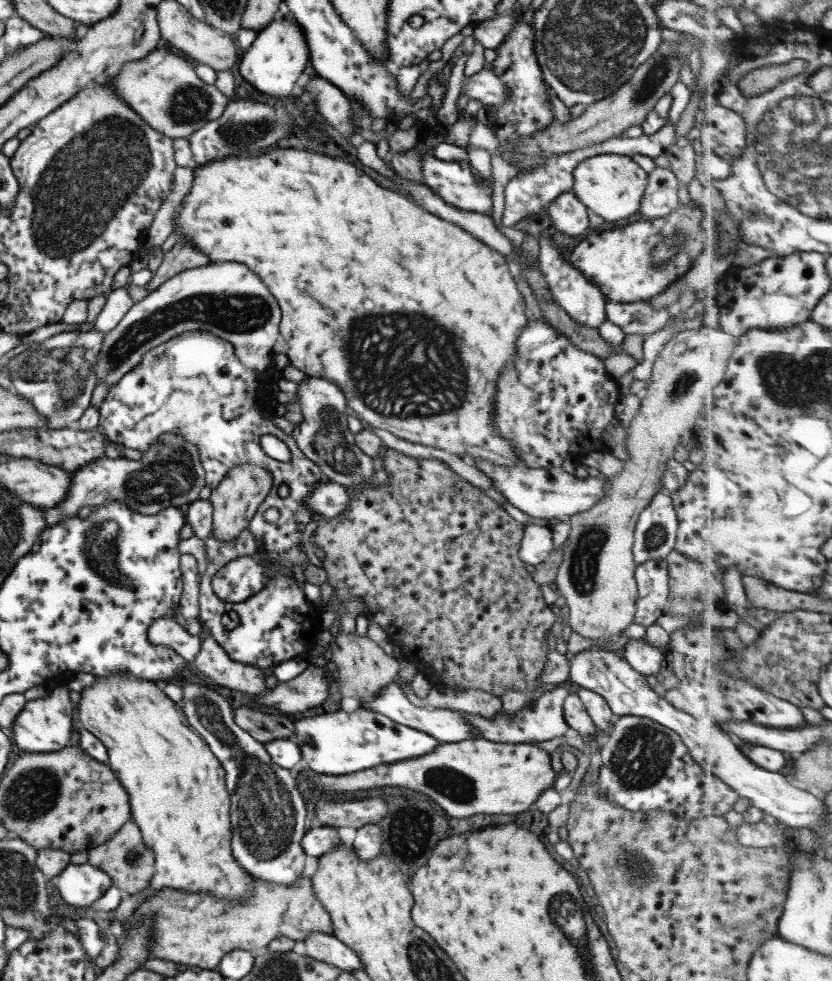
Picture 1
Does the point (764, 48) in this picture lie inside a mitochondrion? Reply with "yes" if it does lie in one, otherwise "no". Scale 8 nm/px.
no

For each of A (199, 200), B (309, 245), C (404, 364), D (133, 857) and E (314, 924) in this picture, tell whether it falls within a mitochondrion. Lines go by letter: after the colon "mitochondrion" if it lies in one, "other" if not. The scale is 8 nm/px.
A: other
B: other
C: mitochondrion
D: mitochondrion
E: other

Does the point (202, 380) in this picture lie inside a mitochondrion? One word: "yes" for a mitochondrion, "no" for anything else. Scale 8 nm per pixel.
yes

